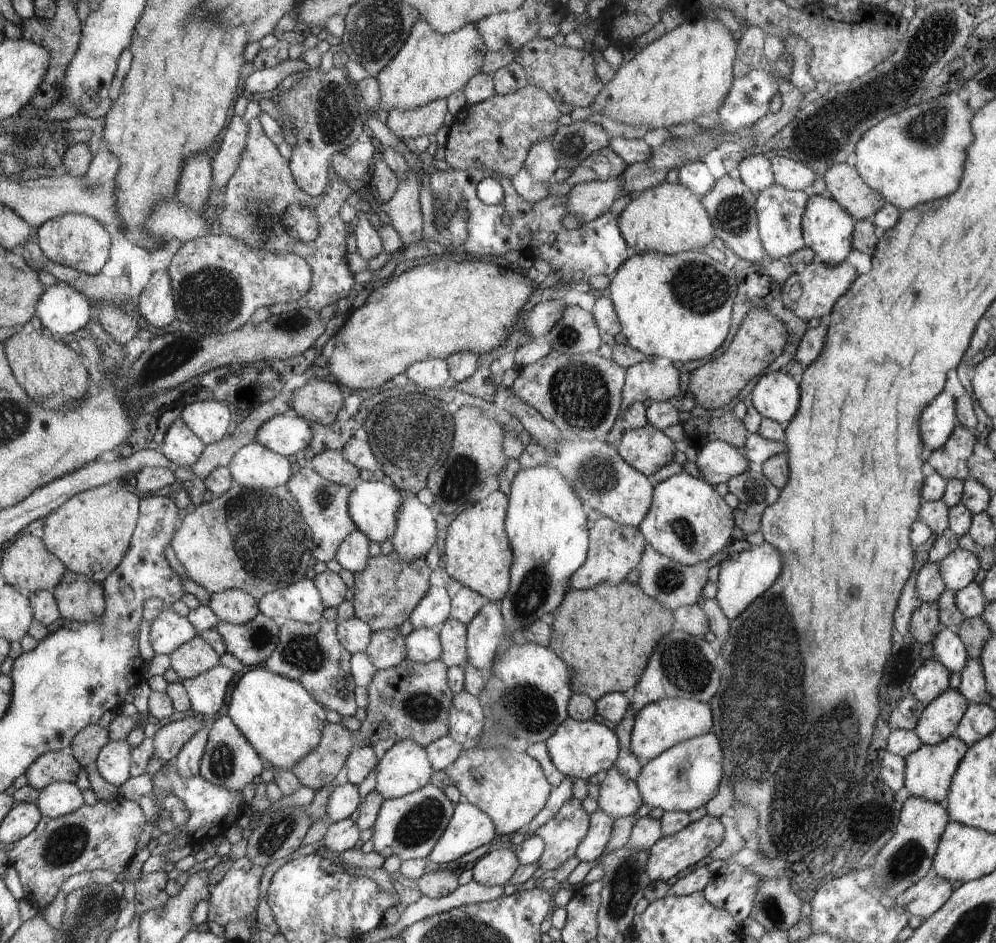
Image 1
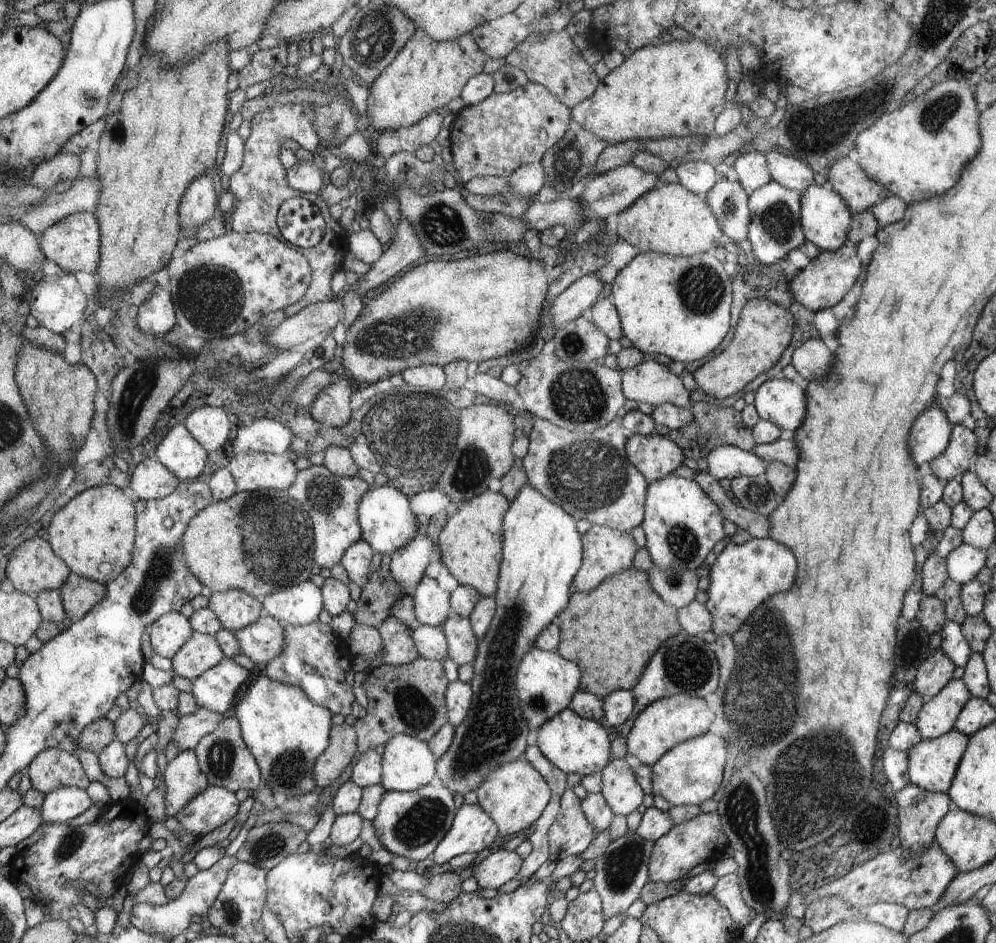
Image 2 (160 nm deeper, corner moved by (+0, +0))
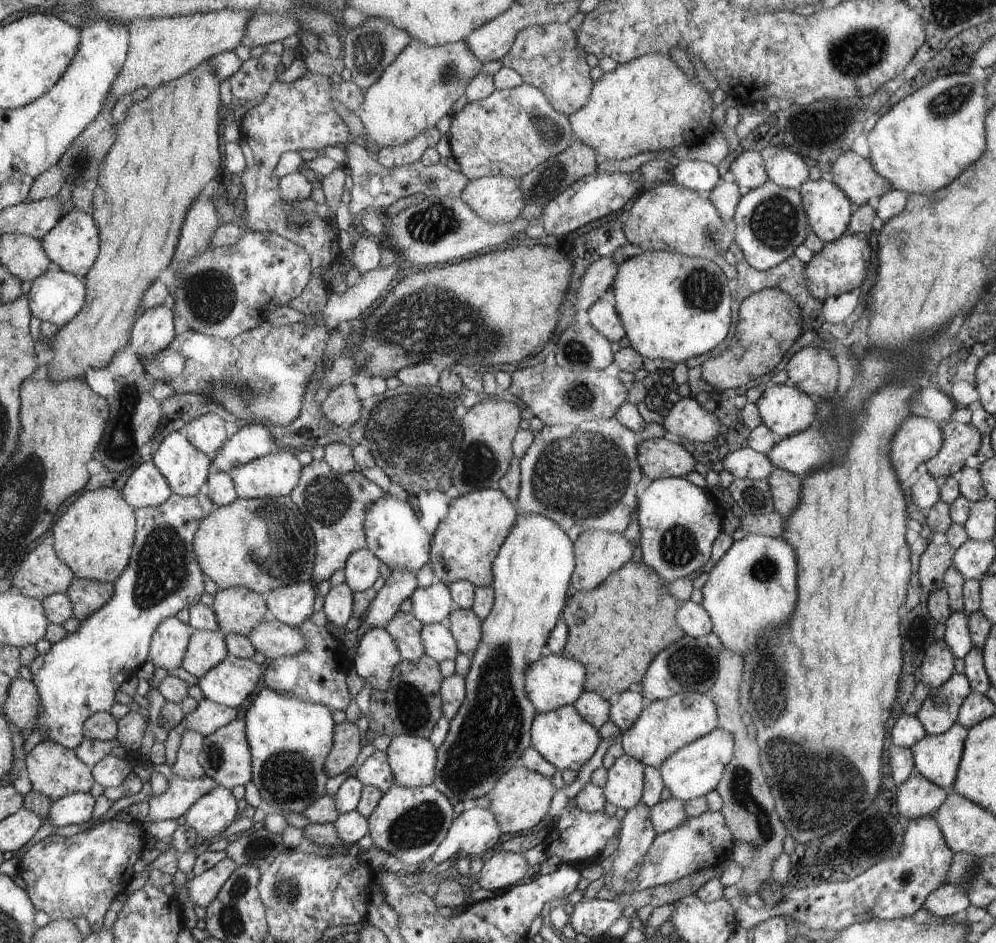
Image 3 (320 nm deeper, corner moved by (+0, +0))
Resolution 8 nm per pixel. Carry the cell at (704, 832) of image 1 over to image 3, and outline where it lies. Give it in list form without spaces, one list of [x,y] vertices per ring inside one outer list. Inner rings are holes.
[[[704,812],[701,816],[688,818],[677,828],[657,834],[656,839],[642,862],[642,870],[635,882],[632,882],[626,892],[640,892],[646,888],[670,885],[688,874],[697,873],[698,870],[710,866],[722,865],[728,862],[733,854],[734,837],[730,828],[726,826],[724,816],[719,812]]]

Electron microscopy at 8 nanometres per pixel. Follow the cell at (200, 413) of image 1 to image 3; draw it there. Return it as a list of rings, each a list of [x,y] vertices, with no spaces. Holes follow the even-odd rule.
[[[204,414],[193,419],[180,431],[194,447],[214,459],[218,450],[228,440],[225,421],[216,414]]]

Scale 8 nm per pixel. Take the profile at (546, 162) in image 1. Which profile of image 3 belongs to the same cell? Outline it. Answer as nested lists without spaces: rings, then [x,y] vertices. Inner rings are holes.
[[[501,175],[469,181],[460,198],[490,222],[514,223],[527,204],[520,190],[520,177]]]

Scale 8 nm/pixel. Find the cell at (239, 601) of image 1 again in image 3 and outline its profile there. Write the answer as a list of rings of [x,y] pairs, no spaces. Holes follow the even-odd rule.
[[[244,587],[219,589],[214,598],[212,610],[224,636],[236,634],[248,637],[254,626],[264,622],[266,610],[269,610],[260,594]]]

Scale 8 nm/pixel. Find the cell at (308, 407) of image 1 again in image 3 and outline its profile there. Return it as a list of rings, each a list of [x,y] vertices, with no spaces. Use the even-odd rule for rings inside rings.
[[[340,384],[332,389],[328,398],[319,404],[320,412],[333,424],[352,426],[361,418],[361,401],[356,395],[356,388],[352,384]]]

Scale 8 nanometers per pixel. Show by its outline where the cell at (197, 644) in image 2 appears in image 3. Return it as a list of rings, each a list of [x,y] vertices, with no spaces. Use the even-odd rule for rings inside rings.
[[[196,629],[189,641],[181,667],[197,678],[209,673],[229,657],[225,636],[221,632]]]

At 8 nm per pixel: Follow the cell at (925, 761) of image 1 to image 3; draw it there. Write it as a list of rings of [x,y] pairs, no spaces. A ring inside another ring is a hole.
[[[954,724],[947,732],[927,734],[910,748],[915,771],[944,790],[954,785],[968,729]]]

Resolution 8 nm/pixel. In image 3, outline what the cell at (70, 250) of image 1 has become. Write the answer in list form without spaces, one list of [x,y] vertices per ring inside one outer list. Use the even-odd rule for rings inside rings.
[[[76,208],[64,215],[56,227],[41,239],[41,243],[56,268],[82,277],[89,273],[100,252],[100,234],[93,216],[86,216],[86,212]]]

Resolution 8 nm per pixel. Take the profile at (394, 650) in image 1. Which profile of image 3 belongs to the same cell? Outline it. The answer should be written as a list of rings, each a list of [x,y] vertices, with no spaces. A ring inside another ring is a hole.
[[[399,611],[394,614],[390,622],[386,622],[384,629],[397,642],[397,649],[401,654],[401,661],[418,661],[425,655],[420,632],[425,625],[411,613]]]

